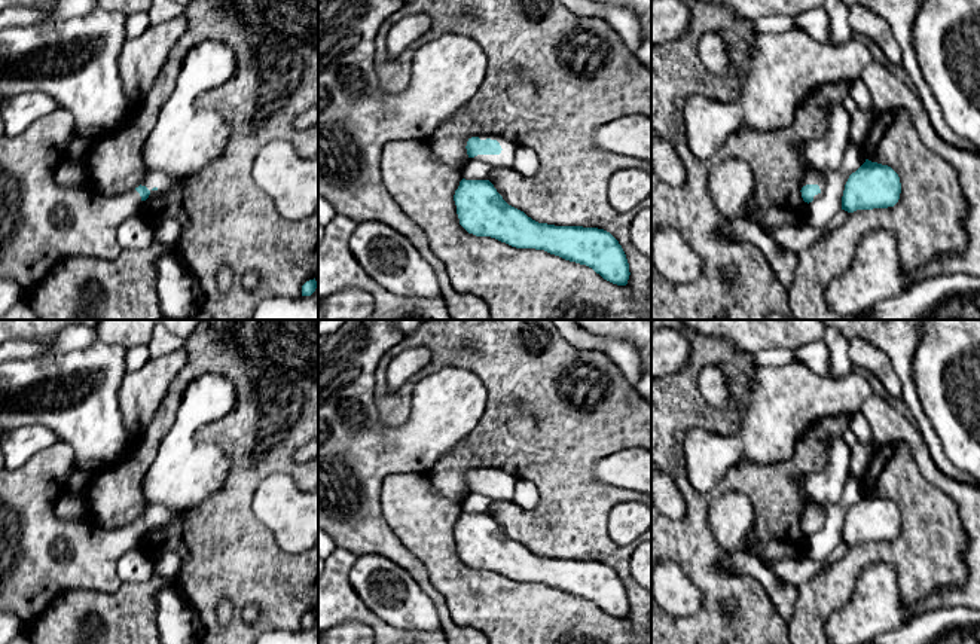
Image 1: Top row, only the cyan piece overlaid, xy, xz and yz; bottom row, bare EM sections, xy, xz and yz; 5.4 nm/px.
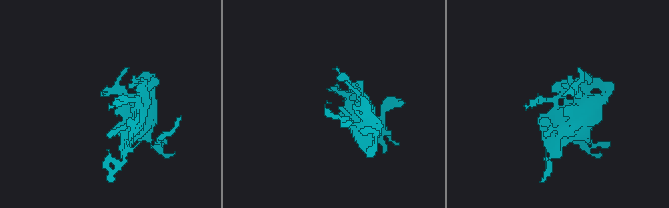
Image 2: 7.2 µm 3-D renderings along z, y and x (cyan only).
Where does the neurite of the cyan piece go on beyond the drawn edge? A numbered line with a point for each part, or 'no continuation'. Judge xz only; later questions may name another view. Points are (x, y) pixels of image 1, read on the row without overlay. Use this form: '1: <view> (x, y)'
1: xz (506, 491)

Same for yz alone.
1: yz (812, 509)

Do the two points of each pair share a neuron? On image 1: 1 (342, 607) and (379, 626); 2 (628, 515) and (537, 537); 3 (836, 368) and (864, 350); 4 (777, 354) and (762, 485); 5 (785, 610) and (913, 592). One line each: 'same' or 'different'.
1: same
2: different
3: different
4: different
5: different

